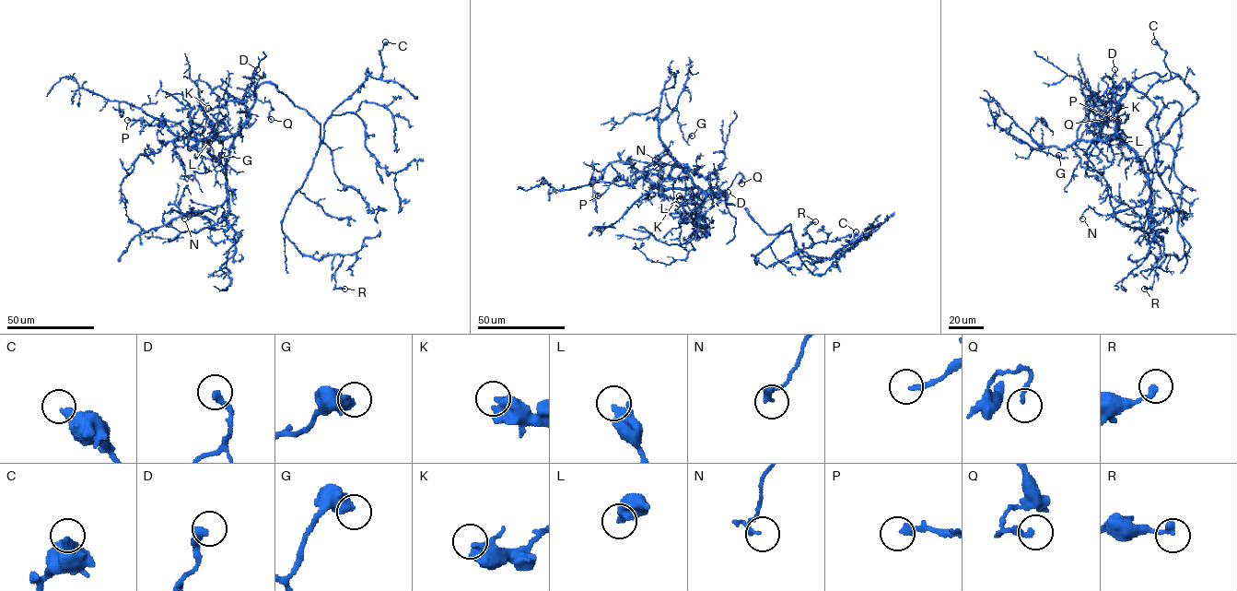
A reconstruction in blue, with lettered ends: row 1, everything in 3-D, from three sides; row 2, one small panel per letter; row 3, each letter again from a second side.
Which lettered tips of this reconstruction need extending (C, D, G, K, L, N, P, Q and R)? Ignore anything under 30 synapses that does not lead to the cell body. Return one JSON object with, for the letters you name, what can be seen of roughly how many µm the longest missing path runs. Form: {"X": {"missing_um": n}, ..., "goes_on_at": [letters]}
{"goes_on_at": []}

